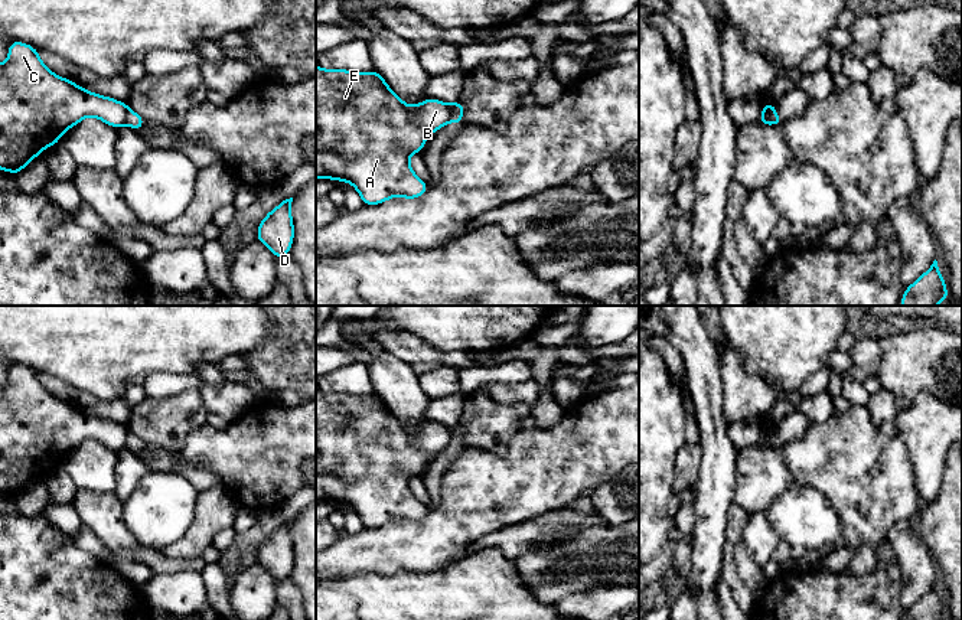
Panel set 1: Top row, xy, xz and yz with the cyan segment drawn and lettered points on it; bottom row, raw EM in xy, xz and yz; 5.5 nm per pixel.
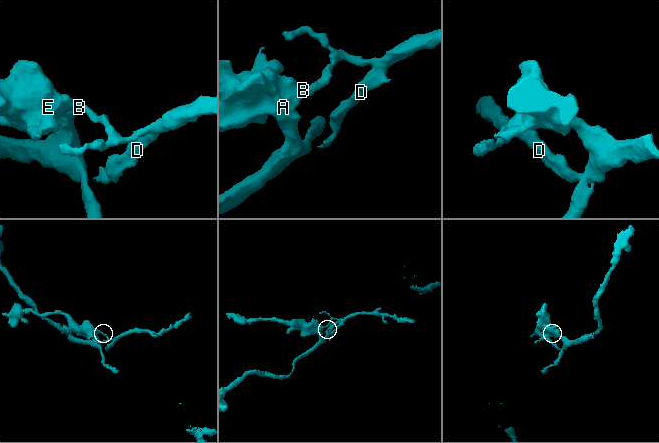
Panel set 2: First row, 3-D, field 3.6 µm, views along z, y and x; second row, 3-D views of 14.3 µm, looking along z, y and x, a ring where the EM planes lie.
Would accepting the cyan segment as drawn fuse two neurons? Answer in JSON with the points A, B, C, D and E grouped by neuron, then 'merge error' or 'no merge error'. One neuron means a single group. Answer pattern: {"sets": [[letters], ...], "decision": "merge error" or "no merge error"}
{"sets": [["A", "B", "C", "E"], ["D"]], "decision": "merge error"}

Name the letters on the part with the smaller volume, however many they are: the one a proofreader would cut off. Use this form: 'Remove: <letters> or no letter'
Remove: D

